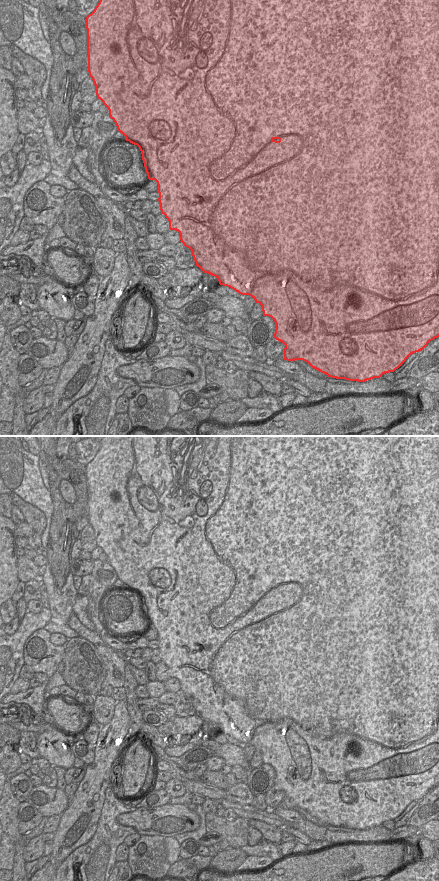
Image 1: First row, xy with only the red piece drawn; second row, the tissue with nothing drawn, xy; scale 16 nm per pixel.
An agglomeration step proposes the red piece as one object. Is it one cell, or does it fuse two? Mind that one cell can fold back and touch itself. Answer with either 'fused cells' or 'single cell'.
single cell

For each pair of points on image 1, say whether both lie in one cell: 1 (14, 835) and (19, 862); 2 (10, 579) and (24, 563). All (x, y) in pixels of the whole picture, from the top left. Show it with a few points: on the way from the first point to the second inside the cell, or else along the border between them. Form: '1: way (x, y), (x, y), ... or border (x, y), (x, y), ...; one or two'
1: way (19, 842), (19, 855); one
2: border (17, 557), (17, 578), (19, 580); two

